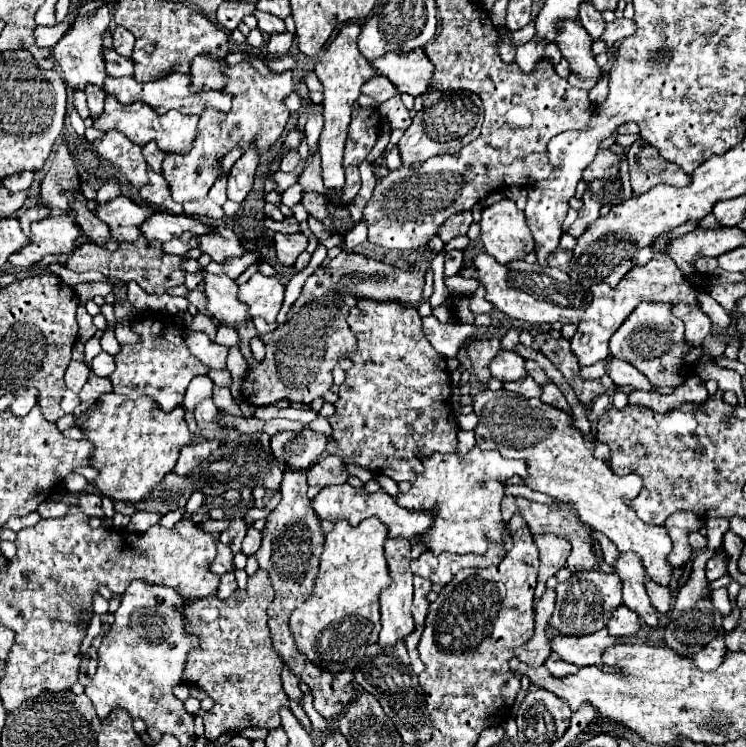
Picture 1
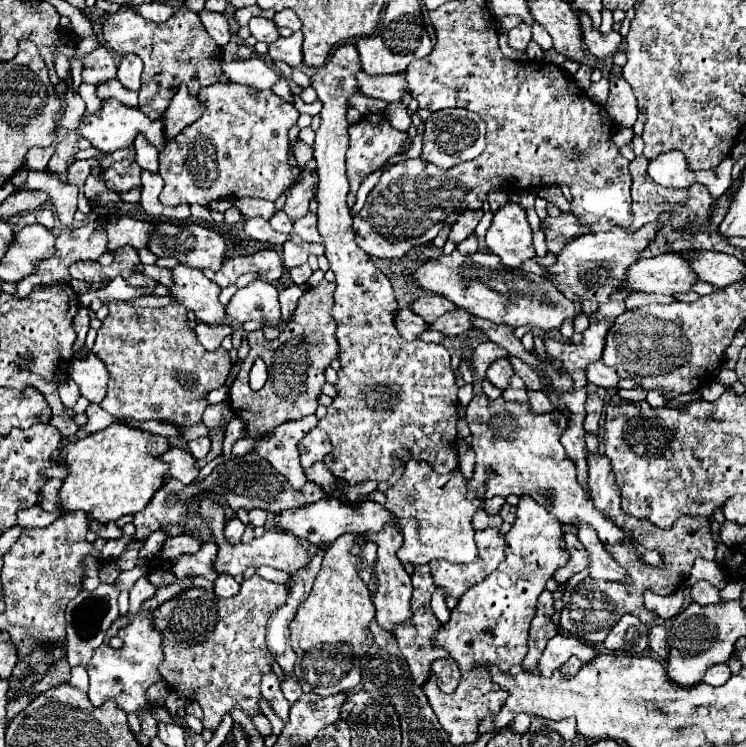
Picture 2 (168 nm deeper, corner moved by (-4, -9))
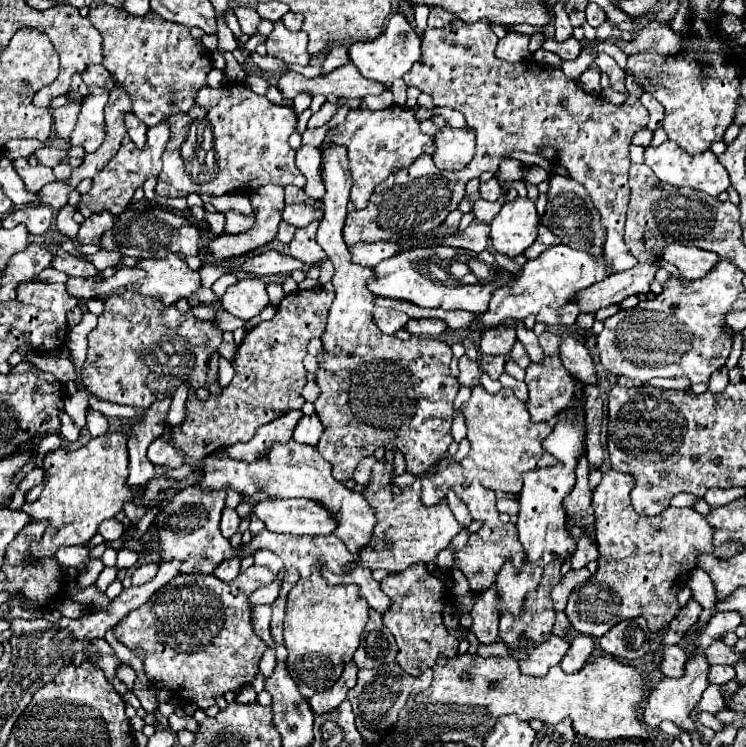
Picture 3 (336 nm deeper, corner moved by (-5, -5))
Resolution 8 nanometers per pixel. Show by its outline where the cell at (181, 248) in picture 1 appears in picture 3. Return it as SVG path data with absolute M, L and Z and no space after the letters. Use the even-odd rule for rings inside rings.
M100 249L96 254L90 256L79 254L75 251L71 251L70 254L82 258L83 260L88 260L89 262L92 262L92 264L94 264L95 268L99 272L102 272L109 266L118 264L123 257L119 250L105 251L103 249Z

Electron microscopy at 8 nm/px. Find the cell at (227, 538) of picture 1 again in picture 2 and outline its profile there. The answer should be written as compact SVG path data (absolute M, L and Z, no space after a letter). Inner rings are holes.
M231 516L231 518L227 520L227 524L225 524L225 538L227 538L229 542L237 544L237 542L241 542L243 532L245 532L245 524L243 524L237 516Z

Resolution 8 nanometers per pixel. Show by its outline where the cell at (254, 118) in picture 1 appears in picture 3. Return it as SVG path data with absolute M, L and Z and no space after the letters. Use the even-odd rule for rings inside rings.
M226 84L222 88L204 86L198 90L196 104L190 112L174 114L170 122L170 142L162 156L162 172L158 176L158 196L188 196L192 192L200 196L222 196L238 190L258 190L266 184L278 186L304 186L306 178L298 170L294 158L296 152L288 144L288 136L296 128L296 118L288 106L270 102L266 96L252 92L244 84Z

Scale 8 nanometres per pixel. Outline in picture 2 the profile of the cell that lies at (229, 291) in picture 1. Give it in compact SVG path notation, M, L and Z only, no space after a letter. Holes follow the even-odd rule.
M177 264L171 268L169 296L195 312L199 322L221 324L225 320L225 306L219 304L219 286L203 276L201 270Z

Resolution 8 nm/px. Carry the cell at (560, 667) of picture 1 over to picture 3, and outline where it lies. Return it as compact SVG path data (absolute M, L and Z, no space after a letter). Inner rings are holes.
M576 636L570 644L570 650L564 654L564 658L560 662L562 670L568 672L568 674L578 672L588 662L588 658L592 654L592 648L594 648L594 644L588 636Z

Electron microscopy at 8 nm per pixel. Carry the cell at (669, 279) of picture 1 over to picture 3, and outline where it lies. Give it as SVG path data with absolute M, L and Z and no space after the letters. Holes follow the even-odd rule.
M544 332L540 336L540 346L542 346L546 358L544 358L542 364L530 364L526 368L526 384L528 384L528 394L530 394L528 410L530 410L534 422L550 422L550 420L554 420L556 414L562 408L566 408L574 400L574 394L576 394L578 380L562 366L562 360L560 360L560 354L558 354L560 342L562 342L560 336L552 334L552 332Z

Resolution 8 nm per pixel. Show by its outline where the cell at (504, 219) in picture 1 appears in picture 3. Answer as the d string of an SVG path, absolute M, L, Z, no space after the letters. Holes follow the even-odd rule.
M516 198L514 202L506 202L490 224L494 250L510 258L520 256L536 240L538 222L540 220L532 200Z

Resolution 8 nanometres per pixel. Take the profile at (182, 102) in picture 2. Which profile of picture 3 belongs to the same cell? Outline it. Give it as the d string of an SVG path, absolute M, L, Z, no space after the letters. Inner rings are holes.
M168 120L158 122L158 126L148 128L148 140L146 140L146 150L138 150L134 148L132 142L128 142L126 146L122 146L116 156L94 176L92 180L92 190L88 194L82 196L78 210L84 214L84 218L90 218L96 212L108 210L112 214L122 214L122 210L126 210L132 194L136 188L140 188L150 176L158 176L162 170L162 154L166 150L166 142L170 138L170 126Z

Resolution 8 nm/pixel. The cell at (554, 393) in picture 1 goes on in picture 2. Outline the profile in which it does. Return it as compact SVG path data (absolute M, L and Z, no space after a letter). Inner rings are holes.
M527 390L527 394L529 394L529 408L531 408L531 412L545 414L545 412L553 410L549 398L541 390Z

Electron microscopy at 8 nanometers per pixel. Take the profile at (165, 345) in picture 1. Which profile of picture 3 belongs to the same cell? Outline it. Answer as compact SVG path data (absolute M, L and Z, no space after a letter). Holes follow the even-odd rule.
M110 294L104 300L104 312L98 316L98 326L88 334L88 356L82 364L84 386L100 400L150 408L158 398L174 396L180 386L196 390L206 386L208 364L212 354L222 344L222 332L212 322L200 322L192 312L182 314L176 306L162 306L158 298L146 298L142 294Z

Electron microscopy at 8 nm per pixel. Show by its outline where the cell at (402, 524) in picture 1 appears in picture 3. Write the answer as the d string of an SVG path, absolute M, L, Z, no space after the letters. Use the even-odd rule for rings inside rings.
M308 498L264 500L254 506L254 512L272 532L286 532L296 536L322 536L332 534L338 526L334 514L330 514L326 506Z

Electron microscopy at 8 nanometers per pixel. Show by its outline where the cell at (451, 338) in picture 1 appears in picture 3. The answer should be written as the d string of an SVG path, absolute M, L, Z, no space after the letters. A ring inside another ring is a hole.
M376 308L374 310L374 320L378 324L378 328L386 334L396 334L398 330L402 330L410 316L404 314L404 312L398 312L398 310L388 310L388 308Z

